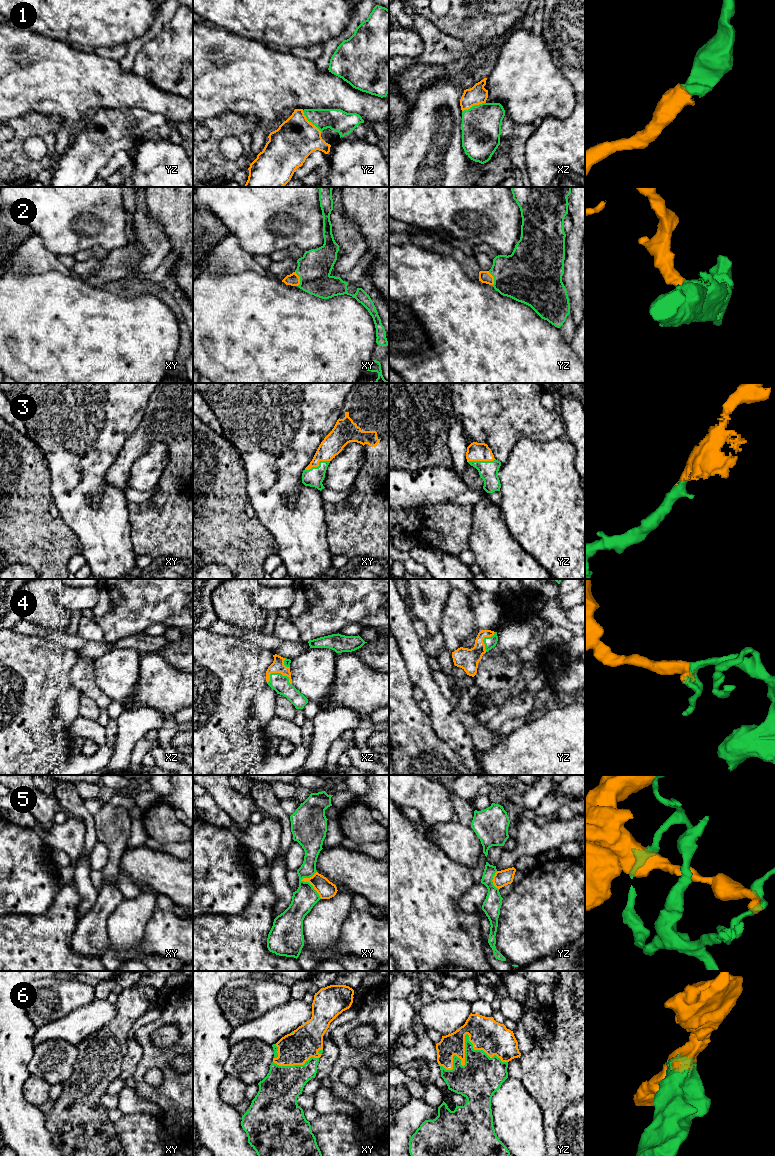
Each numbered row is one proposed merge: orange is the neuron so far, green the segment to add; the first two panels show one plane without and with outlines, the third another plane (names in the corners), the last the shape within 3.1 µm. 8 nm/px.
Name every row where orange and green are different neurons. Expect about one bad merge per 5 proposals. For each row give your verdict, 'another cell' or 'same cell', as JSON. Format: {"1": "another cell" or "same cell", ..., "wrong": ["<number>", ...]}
{"1": "same cell", "2": "same cell", "3": "same cell", "4": "same cell", "5": "another cell", "6": "same cell", "wrong": ["5"]}

